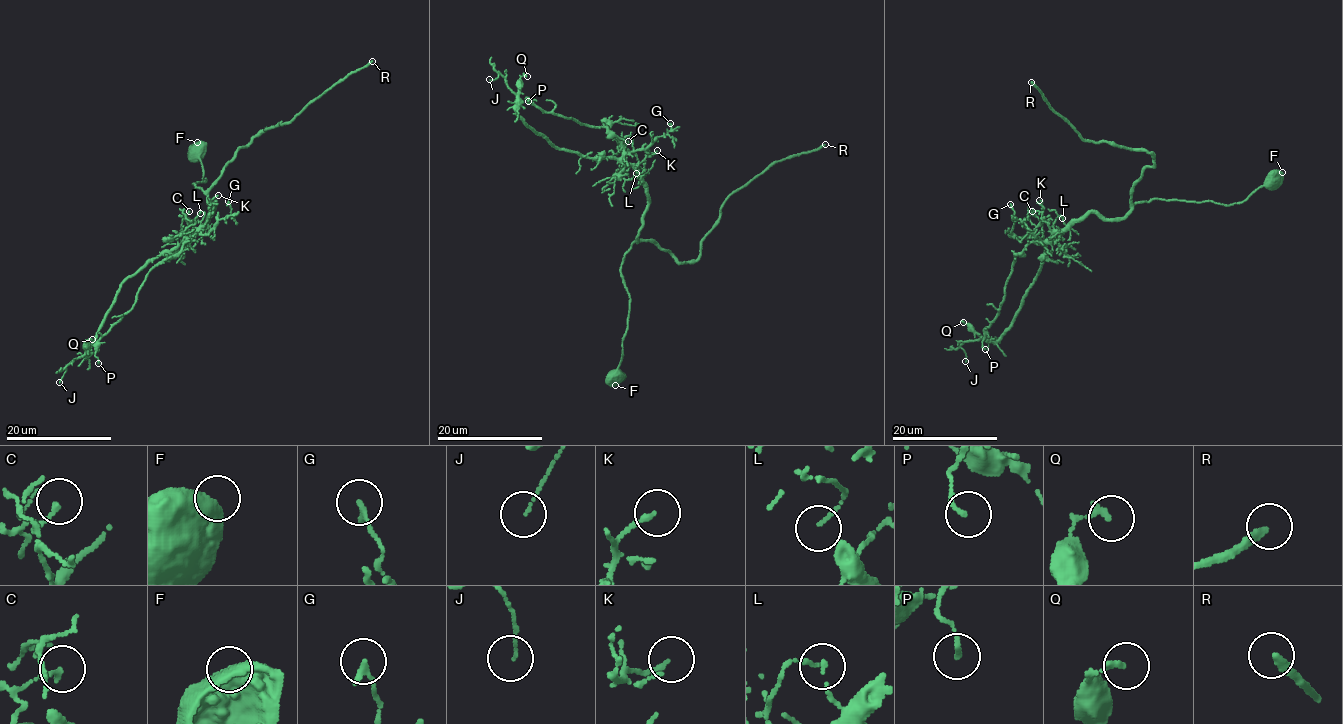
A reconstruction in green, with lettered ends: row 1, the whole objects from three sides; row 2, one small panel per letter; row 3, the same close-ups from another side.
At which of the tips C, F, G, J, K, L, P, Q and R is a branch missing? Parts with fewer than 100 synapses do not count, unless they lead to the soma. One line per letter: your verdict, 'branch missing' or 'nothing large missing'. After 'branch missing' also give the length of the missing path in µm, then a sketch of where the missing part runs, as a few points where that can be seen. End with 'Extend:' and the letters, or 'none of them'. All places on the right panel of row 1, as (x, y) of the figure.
C: nothing large missing
F: nothing large missing
G: nothing large missing
J: nothing large missing
K: nothing large missing
L: nothing large missing
P: nothing large missing
Q: nothing large missing
R: branch missing; about 35 µm are missing
Extend: R

